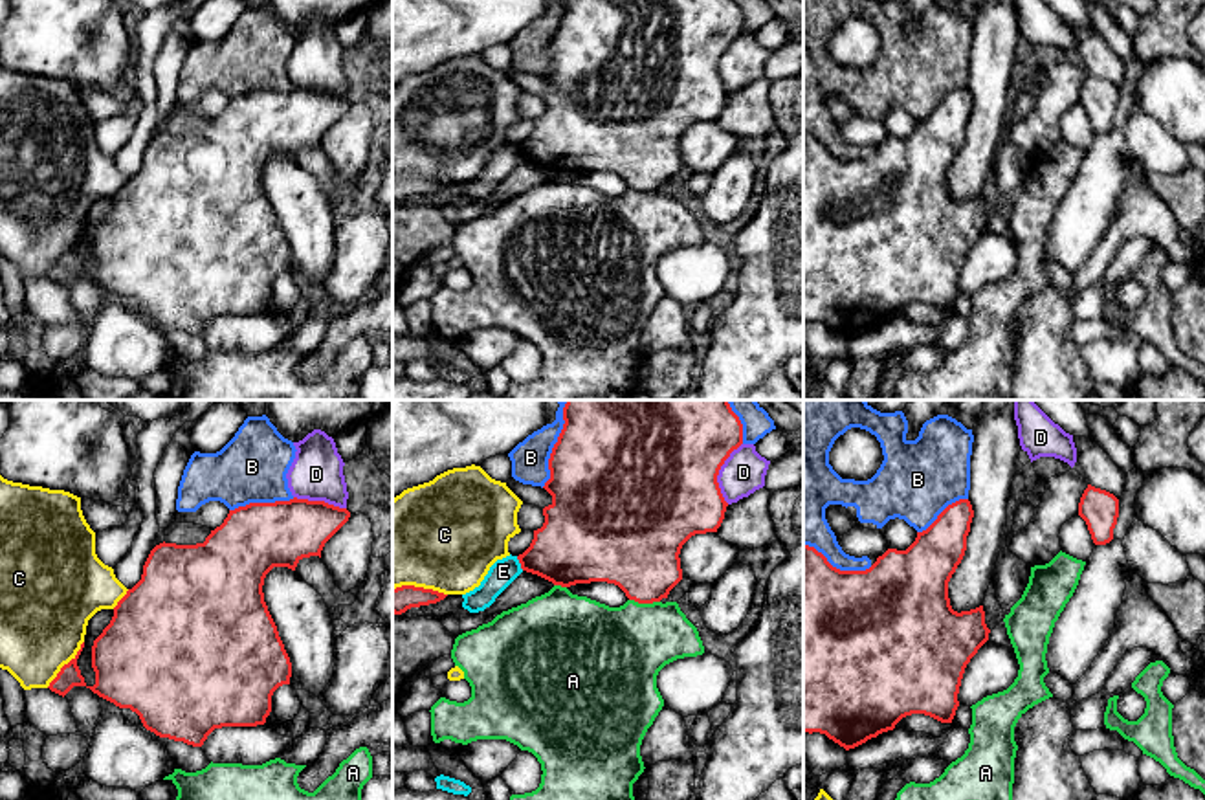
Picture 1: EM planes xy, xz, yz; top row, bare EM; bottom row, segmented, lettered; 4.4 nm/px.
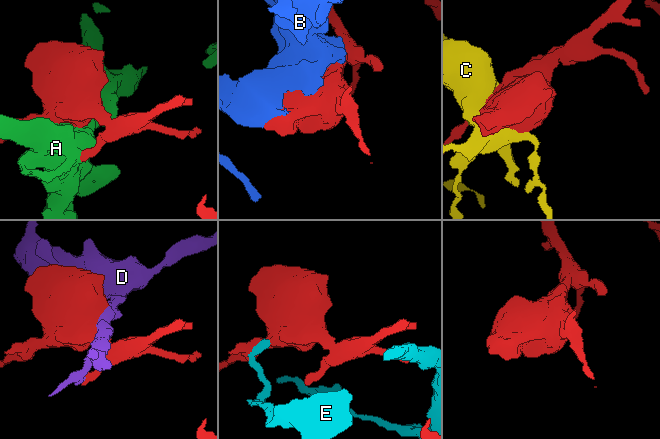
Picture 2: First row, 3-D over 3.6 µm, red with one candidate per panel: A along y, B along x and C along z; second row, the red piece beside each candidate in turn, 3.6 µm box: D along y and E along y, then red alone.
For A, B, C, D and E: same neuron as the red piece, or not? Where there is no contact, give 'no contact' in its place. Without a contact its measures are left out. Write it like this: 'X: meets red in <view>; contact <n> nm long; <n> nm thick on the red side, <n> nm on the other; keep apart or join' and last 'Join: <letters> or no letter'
A: meets red in xz; contact 140 nm long; 380 nm thick on the red side, 400 nm on the other; keep apart
B: meets red in xz; contact 340 nm long; 500 nm thick on the red side, 160 nm on the other; keep apart
C: meets red in xy; contact 260 nm long; 260 nm thick on the red side, 380 nm on the other; keep apart
D: meets red in xz; contact 280 nm long; 500 nm thick on the red side, 190 nm on the other; keep apart
E: meets red in xz; contact 70 nm long; 320 nm thick on the red side, 110 nm on the other; keep apart
Join: no letter

